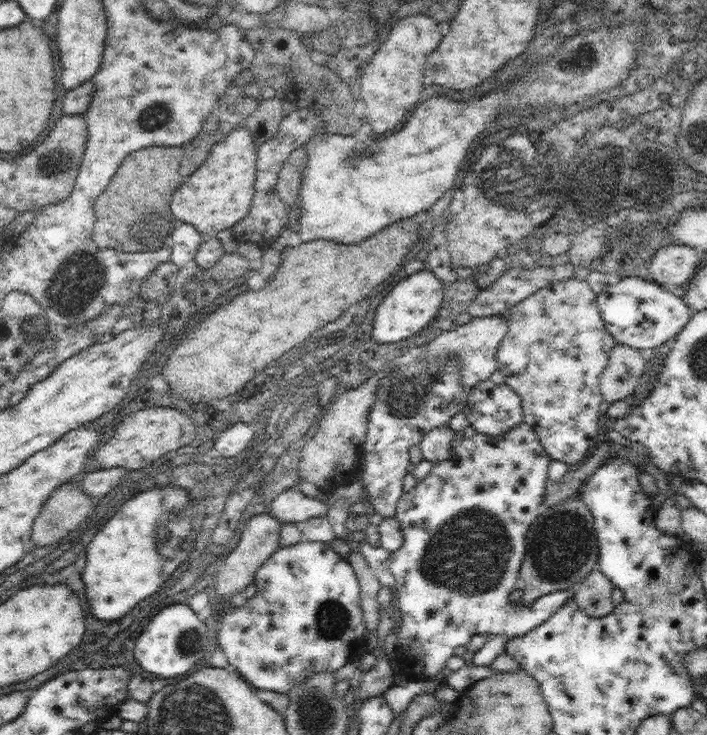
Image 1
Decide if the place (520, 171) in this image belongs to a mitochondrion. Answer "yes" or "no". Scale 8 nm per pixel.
yes

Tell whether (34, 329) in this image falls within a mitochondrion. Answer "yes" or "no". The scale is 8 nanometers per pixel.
yes

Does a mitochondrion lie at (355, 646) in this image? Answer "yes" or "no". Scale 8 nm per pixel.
yes

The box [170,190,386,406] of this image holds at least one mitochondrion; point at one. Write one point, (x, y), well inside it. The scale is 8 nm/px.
(332, 382)

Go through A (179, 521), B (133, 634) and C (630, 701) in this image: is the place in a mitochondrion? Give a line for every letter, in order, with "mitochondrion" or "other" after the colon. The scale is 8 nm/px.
A: mitochondrion
B: other
C: other

